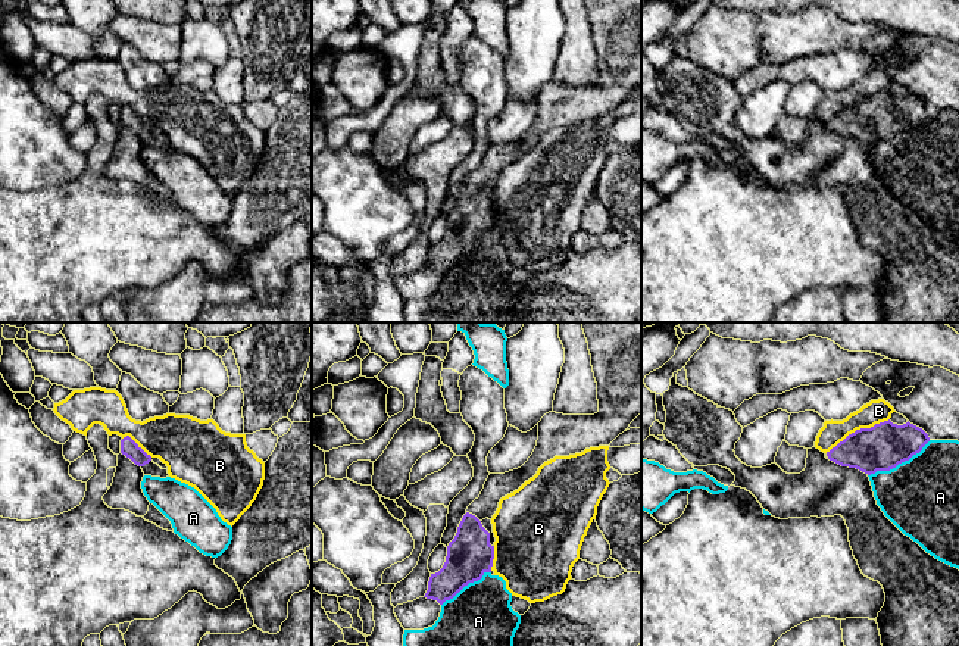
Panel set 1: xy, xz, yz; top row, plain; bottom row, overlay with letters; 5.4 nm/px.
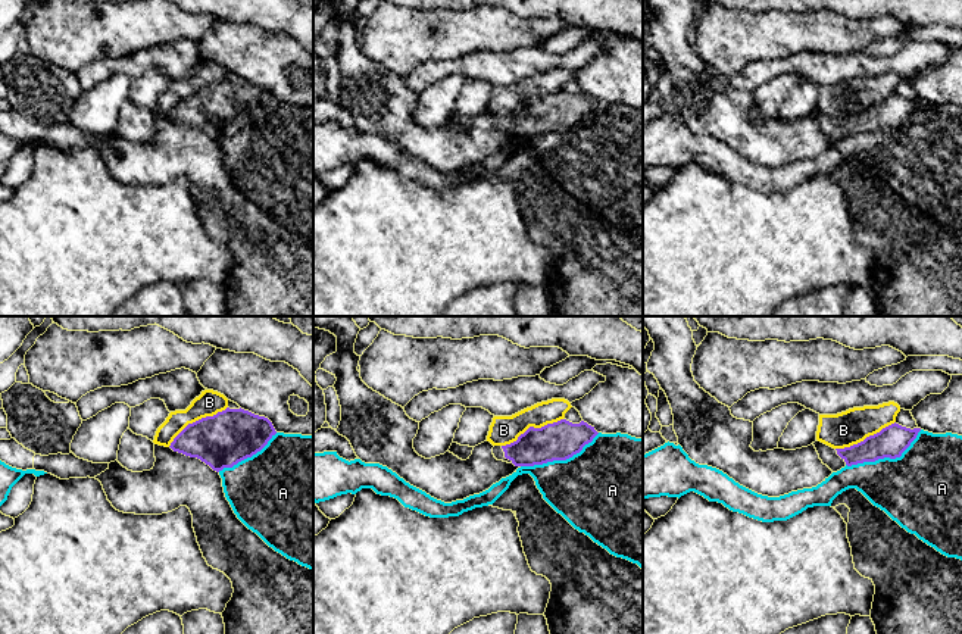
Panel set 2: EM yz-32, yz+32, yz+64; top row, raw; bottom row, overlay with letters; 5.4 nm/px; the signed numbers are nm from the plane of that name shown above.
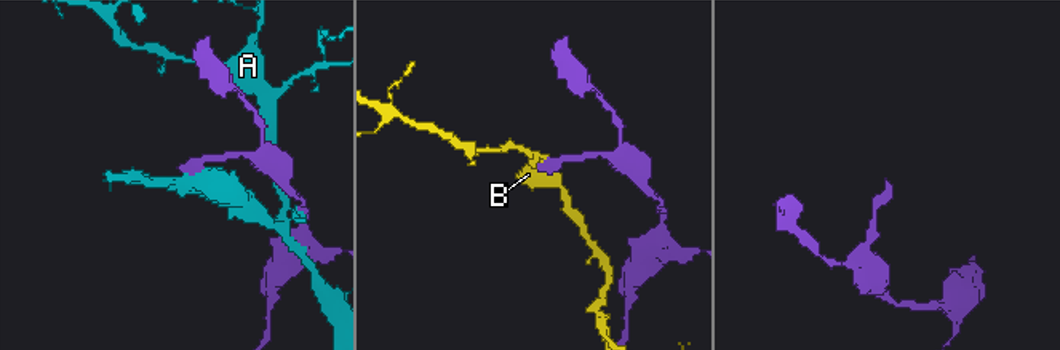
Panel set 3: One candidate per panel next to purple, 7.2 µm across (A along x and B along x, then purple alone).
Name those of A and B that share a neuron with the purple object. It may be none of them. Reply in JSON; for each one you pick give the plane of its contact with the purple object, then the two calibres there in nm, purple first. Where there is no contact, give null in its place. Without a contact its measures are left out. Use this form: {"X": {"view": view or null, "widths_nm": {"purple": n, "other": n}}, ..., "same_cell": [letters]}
{"same_cell": []}

